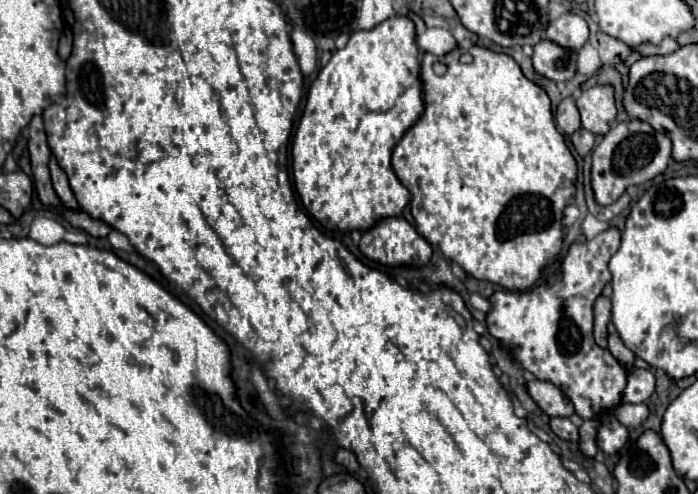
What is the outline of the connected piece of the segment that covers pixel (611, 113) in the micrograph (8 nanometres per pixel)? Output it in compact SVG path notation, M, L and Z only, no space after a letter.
M609 84L583 90L581 96L577 98L577 106L579 106L583 128L593 134L605 134L615 124L617 118L615 90Z

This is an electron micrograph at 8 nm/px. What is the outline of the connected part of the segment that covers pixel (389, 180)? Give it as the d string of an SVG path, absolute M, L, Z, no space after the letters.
M393 16L385 22L381 22L379 26L371 28L371 30L357 30L351 34L347 46L343 50L337 50L329 64L317 74L317 78L313 80L311 88L309 88L309 96L307 96L307 104L299 122L299 128L295 132L293 138L293 148L291 148L291 158L293 158L293 178L295 178L295 188L299 192L299 198L303 202L303 206L309 210L309 214L321 222L327 230L353 230L353 228L371 228L381 216L393 216L399 214L405 204L409 202L409 190L397 180L393 168L391 168L391 152L395 148L395 144L401 140L401 136L419 120L421 112L425 110L425 102L423 102L423 84L421 84L421 64L419 64L419 48L415 42L415 24L411 18L407 16Z

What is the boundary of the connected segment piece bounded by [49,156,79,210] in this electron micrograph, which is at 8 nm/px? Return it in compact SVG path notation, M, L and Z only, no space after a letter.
M51 156L51 160L49 160L49 170L51 170L53 188L55 188L55 192L59 194L61 202L63 202L67 208L73 208L73 210L79 208L79 206L77 206L77 200L75 200L75 196L73 196L73 192L71 192L71 186L69 186L69 182L67 182L67 174L61 170L61 166L57 164L55 156Z

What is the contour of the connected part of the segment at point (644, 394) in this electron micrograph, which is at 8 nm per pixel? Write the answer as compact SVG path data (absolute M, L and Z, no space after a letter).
M635 368L629 376L627 376L627 388L623 394L623 402L645 402L655 390L655 376L651 374L651 370L641 370Z

